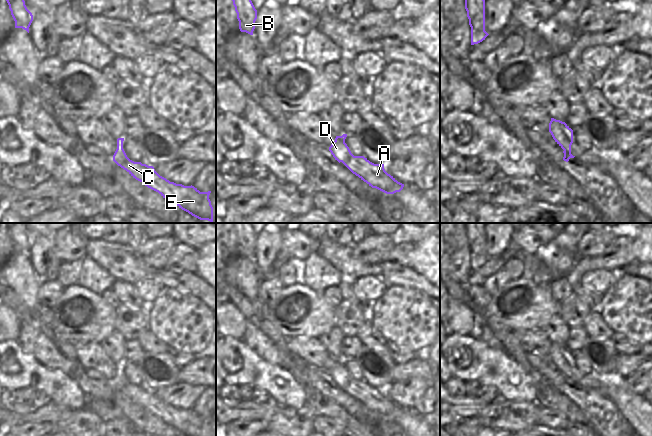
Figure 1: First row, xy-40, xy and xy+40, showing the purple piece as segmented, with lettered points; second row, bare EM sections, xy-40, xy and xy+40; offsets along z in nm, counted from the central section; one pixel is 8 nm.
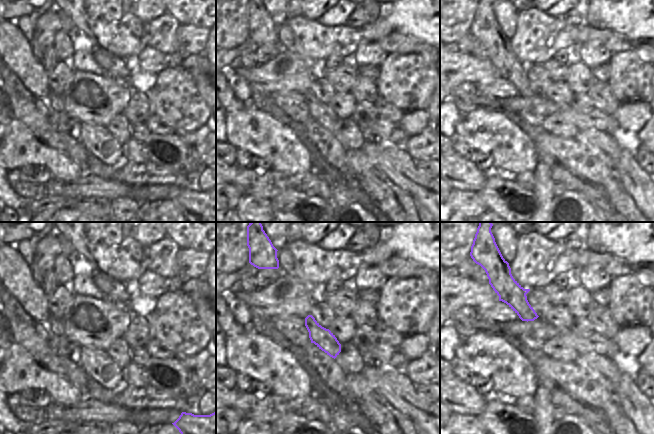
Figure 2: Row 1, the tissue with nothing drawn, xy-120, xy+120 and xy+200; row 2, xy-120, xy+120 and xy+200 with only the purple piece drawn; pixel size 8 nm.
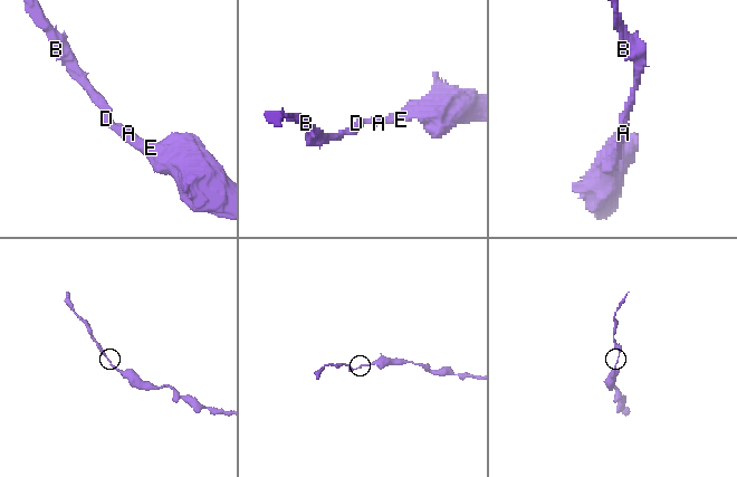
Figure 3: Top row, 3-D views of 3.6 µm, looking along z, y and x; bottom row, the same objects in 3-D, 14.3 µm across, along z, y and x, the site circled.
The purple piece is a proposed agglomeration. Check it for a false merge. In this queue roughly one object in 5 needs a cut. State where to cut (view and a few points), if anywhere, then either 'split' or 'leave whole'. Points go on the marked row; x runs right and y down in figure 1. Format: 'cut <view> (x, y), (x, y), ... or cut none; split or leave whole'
cut none; leave whole

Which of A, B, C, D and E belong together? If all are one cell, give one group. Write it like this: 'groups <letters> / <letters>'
groups A B C D E

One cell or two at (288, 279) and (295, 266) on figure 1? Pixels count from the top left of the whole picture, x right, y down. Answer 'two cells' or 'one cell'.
one cell

